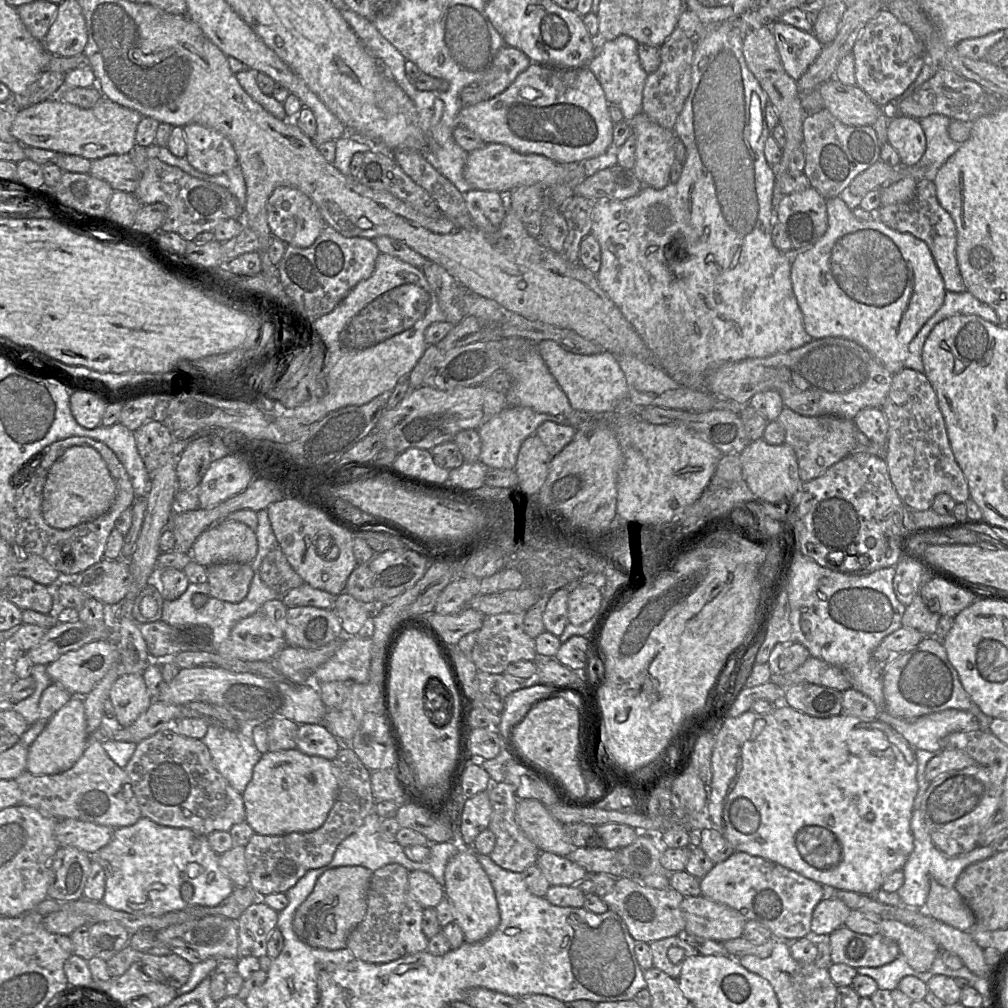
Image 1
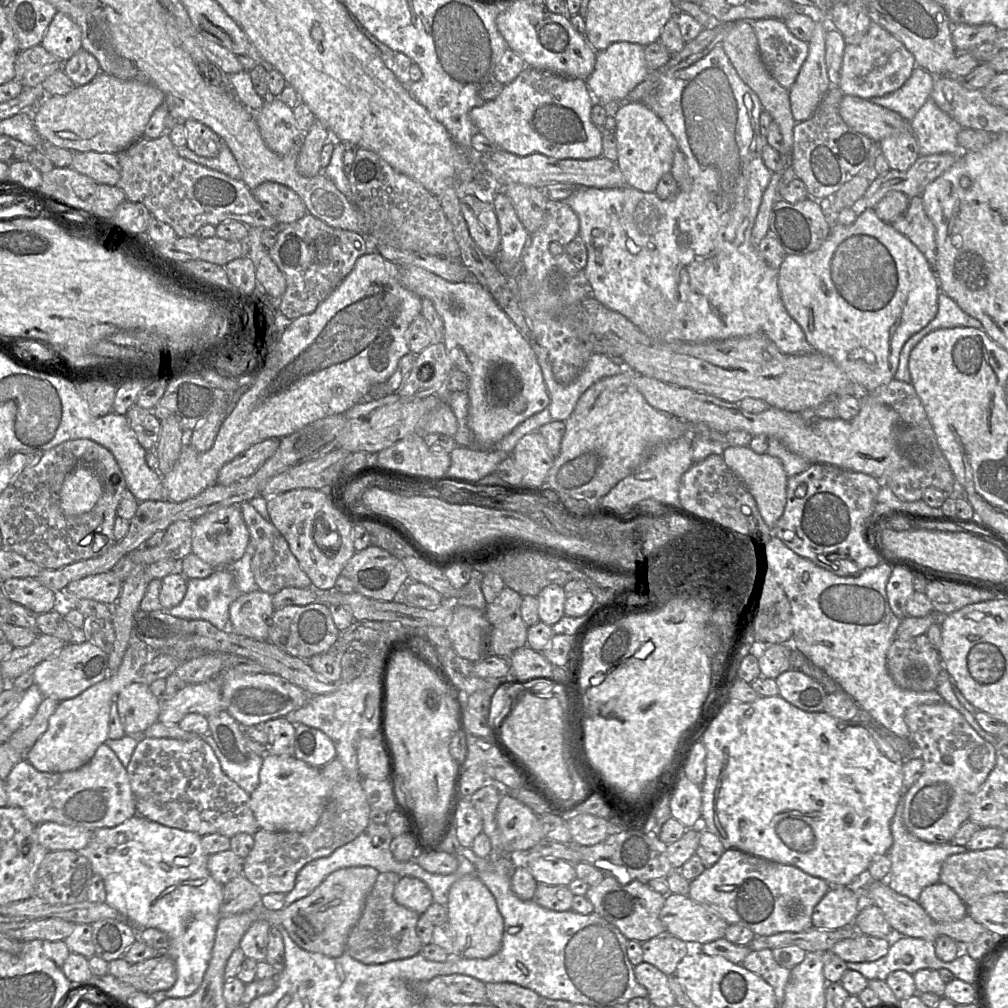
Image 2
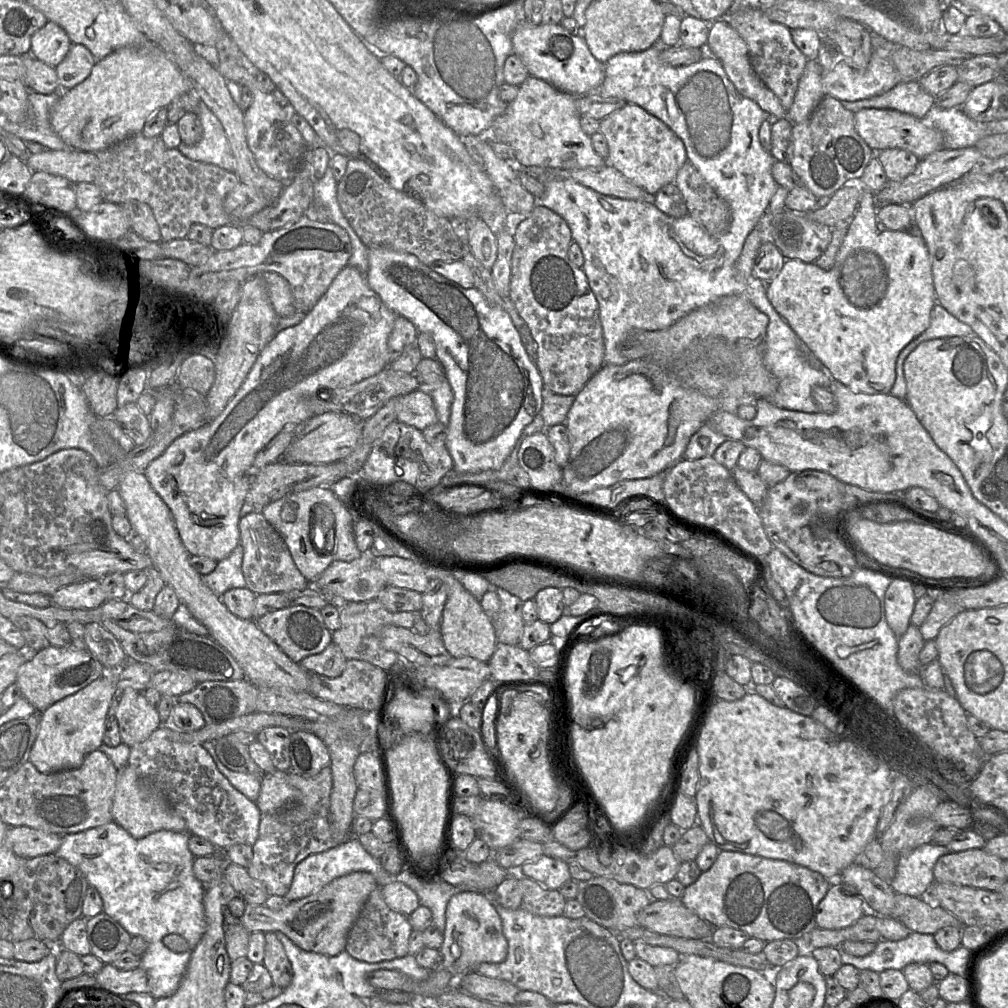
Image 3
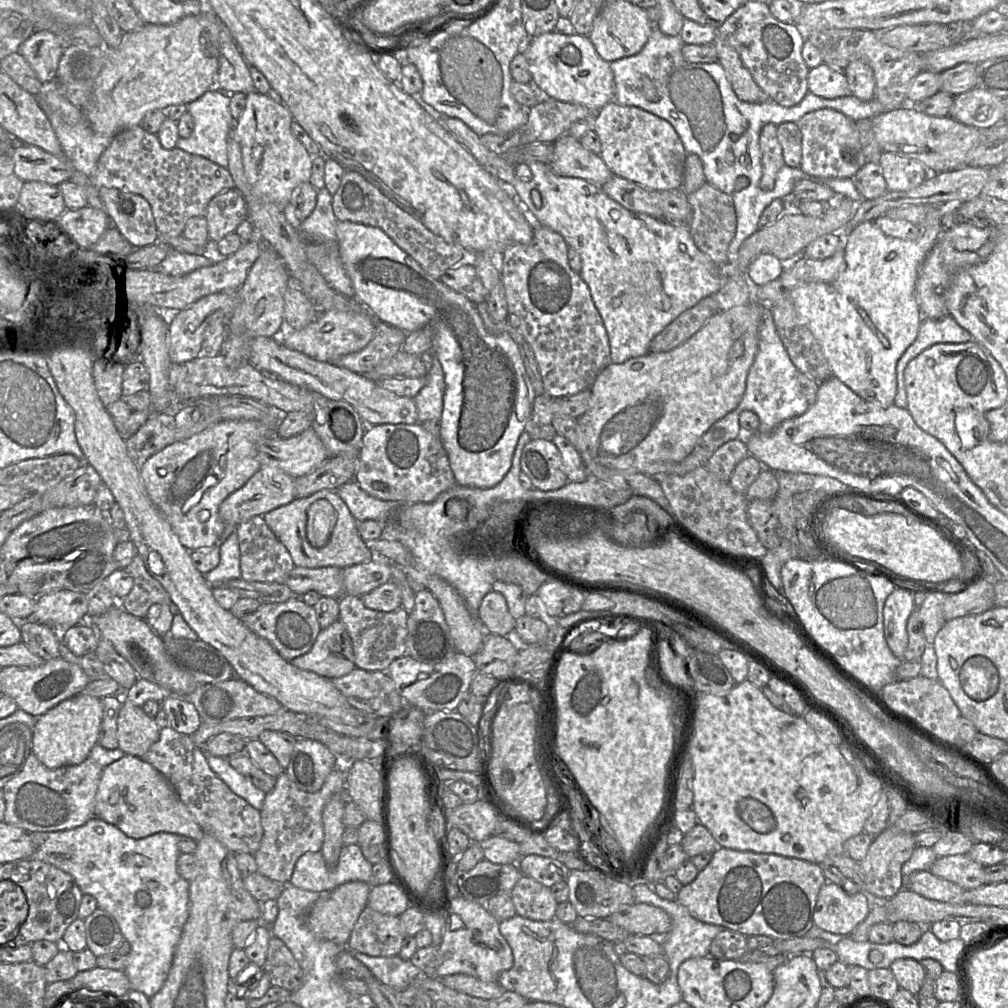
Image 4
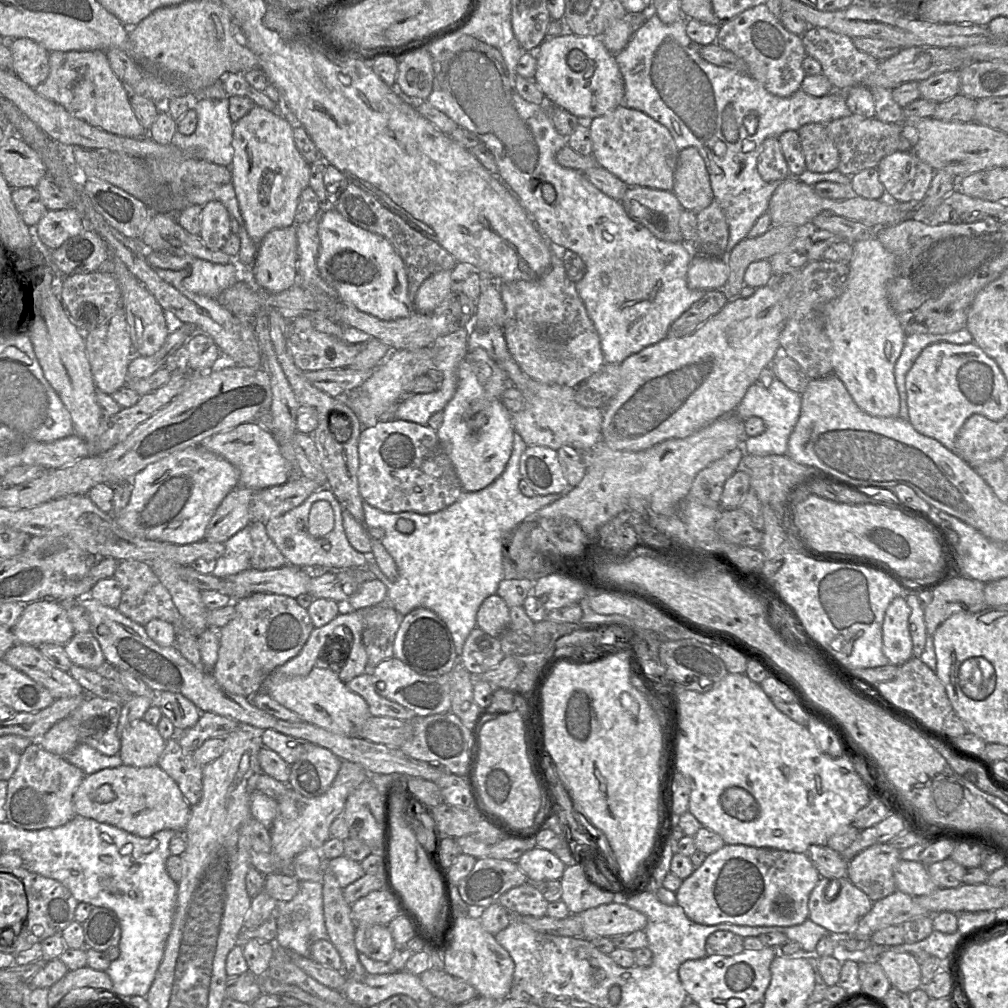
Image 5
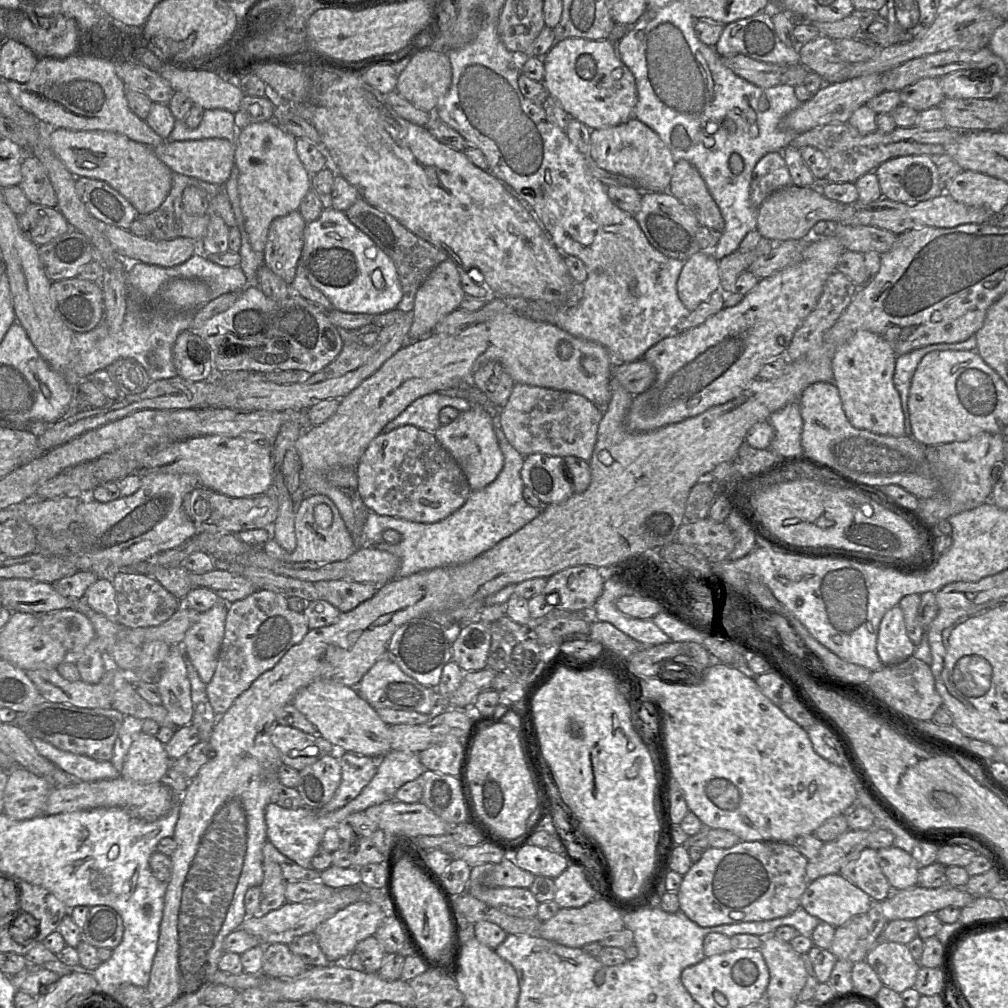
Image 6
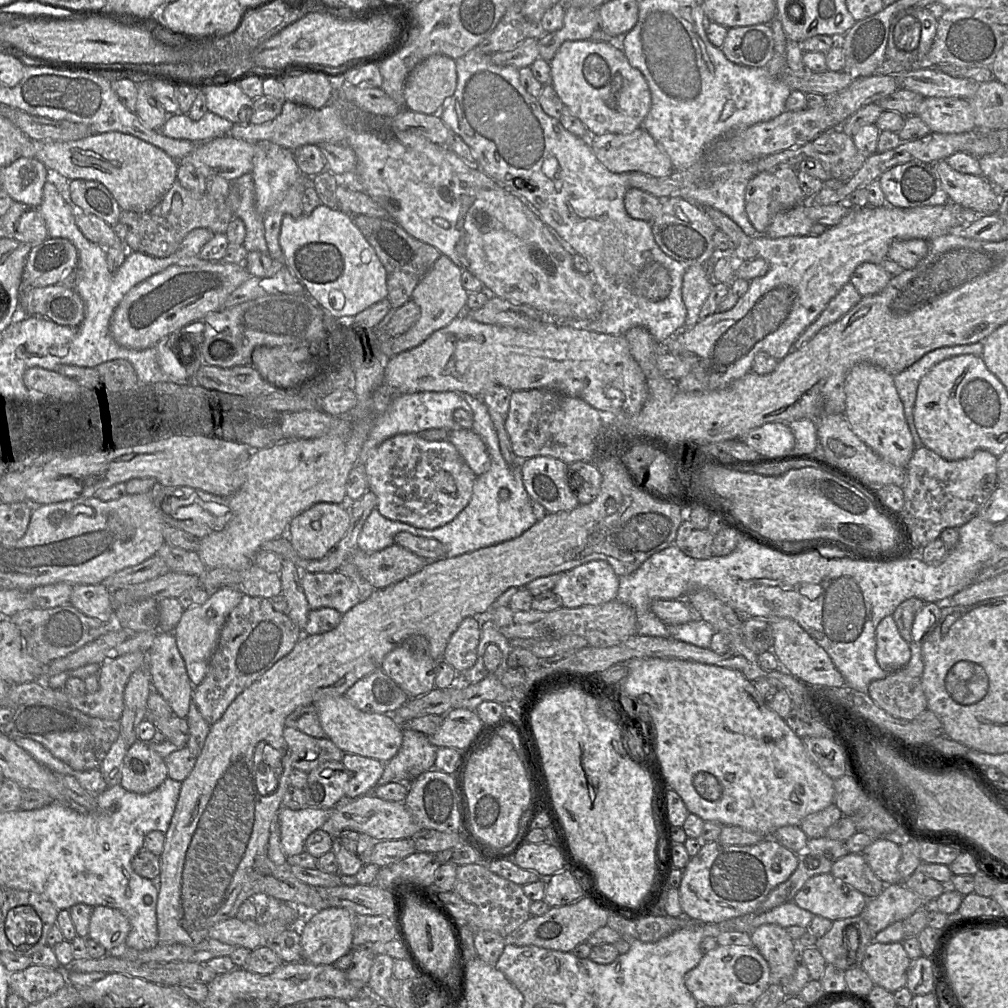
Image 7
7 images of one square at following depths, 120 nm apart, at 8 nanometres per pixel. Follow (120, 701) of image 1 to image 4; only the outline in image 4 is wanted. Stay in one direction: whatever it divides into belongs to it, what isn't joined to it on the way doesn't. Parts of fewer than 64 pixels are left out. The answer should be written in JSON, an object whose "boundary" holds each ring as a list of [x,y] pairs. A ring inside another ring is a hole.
{"boundary":[[[123,702],[117,721],[119,749],[141,758],[159,740],[160,728],[140,706]]]}

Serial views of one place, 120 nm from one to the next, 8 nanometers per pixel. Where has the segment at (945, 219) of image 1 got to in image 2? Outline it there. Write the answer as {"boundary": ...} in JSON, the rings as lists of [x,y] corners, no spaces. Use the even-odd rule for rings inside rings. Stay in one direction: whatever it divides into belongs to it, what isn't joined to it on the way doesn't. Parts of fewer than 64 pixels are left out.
{"boundary":[[[921,196],[911,198],[905,213],[891,225],[917,246],[935,271],[937,250],[935,227],[924,210]]]}

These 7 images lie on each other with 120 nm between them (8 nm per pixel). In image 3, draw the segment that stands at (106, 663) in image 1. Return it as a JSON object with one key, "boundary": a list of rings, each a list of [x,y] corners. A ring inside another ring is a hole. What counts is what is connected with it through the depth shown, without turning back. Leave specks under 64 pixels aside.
{"boundary":[[[54,647],[32,653],[18,670],[15,683],[37,712],[44,712],[61,699],[75,694],[101,677],[107,669],[87,649]]]}

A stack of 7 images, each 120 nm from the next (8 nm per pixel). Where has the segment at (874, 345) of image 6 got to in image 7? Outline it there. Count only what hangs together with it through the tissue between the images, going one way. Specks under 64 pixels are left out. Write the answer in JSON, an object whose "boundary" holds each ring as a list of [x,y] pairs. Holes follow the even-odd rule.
{"boundary":[[[861,362],[847,373],[844,391],[844,416],[853,433],[884,460],[906,467],[916,447],[904,415],[903,403],[894,386],[893,375],[876,365]]]}

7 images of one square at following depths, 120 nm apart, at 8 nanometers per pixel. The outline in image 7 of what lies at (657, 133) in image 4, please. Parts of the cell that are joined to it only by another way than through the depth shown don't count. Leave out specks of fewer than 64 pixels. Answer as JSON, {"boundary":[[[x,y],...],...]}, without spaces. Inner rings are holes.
{"boundary":[[[642,127],[629,134],[590,136],[590,146],[599,162],[612,173],[640,172],[656,178],[670,177],[674,173],[668,155]]]}

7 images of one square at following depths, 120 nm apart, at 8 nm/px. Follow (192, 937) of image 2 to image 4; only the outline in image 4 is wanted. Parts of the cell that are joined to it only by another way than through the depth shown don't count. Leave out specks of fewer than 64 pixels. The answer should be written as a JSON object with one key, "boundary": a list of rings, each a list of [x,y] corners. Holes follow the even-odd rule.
{"boundary":[[[93,817],[84,825],[61,831],[30,832],[34,852],[30,858],[44,861],[70,874],[83,894],[95,897],[99,909],[107,911],[116,920],[121,933],[130,944],[124,969],[131,990],[154,996],[163,986],[183,927],[189,916],[189,886],[177,871],[178,835],[159,832],[142,839],[133,839],[116,826]]]}

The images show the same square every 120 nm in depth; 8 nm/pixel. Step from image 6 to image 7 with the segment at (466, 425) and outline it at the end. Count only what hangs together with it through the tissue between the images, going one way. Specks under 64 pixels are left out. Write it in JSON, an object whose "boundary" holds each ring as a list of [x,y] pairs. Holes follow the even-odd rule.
{"boundary":[[[430,429],[421,431],[418,435],[427,441],[452,443],[476,476],[490,468],[491,460],[486,445],[472,429]]]}

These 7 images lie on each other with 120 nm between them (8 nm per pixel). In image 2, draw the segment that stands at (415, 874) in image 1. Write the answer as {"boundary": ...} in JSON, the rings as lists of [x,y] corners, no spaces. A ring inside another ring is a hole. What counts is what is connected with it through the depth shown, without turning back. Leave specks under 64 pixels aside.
{"boundary":[[[405,876],[400,878],[393,892],[394,900],[419,915],[433,903],[432,892],[421,880]]]}

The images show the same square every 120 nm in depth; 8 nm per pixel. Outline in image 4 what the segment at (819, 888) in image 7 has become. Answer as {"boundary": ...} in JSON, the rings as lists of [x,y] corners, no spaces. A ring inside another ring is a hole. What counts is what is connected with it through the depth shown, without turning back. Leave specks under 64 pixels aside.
{"boundary":[[[826,881],[816,901],[814,925],[832,934],[850,936],[866,919],[872,905],[867,893],[848,894],[837,884]]]}

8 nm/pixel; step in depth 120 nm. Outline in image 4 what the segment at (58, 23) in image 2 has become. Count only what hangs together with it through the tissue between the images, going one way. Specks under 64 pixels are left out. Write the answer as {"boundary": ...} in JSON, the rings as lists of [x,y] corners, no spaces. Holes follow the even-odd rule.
{"boundary":[[[39,30],[20,45],[18,53],[29,63],[37,78],[50,85],[55,79],[64,45],[65,41],[59,34],[51,30]]]}

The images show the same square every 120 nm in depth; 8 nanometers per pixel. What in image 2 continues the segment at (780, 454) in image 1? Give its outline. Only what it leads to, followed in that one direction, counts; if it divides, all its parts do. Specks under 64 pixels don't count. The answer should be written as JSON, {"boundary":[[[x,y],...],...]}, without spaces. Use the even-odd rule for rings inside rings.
{"boundary":[[[725,446],[722,457],[730,470],[744,483],[755,499],[765,524],[773,529],[786,505],[788,476],[781,460],[767,453],[756,453],[749,446]]]}

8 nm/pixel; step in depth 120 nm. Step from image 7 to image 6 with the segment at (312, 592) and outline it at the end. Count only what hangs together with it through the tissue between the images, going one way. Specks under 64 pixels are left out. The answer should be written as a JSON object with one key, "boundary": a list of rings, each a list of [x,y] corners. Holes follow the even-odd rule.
{"boundary":[[[343,580],[314,582],[320,600],[329,602],[341,613],[346,613],[372,598],[379,586]]]}

